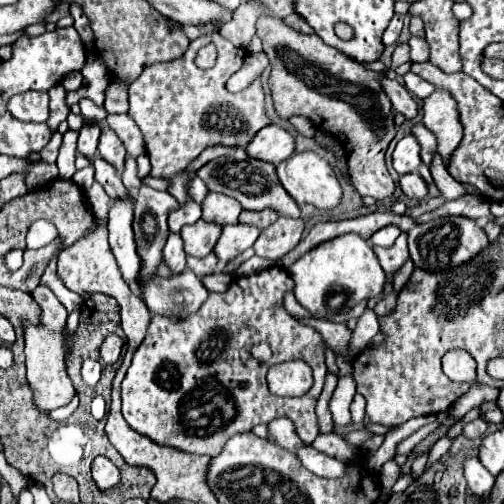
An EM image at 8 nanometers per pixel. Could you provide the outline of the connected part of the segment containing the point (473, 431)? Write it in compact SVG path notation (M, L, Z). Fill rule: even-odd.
M477 418L467 423L462 429L462 433L469 439L482 438L487 431L487 422L483 418Z

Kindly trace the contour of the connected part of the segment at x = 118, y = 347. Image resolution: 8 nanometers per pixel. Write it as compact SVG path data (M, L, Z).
M116 334L108 335L100 347L100 357L103 362L114 364L120 357L123 345L123 340Z

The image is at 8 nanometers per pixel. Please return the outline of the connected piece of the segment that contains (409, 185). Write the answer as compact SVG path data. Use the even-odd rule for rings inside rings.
M406 173L400 177L400 187L404 191L406 197L410 199L422 199L428 193L428 187L424 185L424 181L420 179L418 173Z

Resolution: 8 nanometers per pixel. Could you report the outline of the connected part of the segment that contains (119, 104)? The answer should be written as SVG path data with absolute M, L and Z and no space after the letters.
M112 79L106 89L104 107L109 114L127 113L129 109L128 86Z

